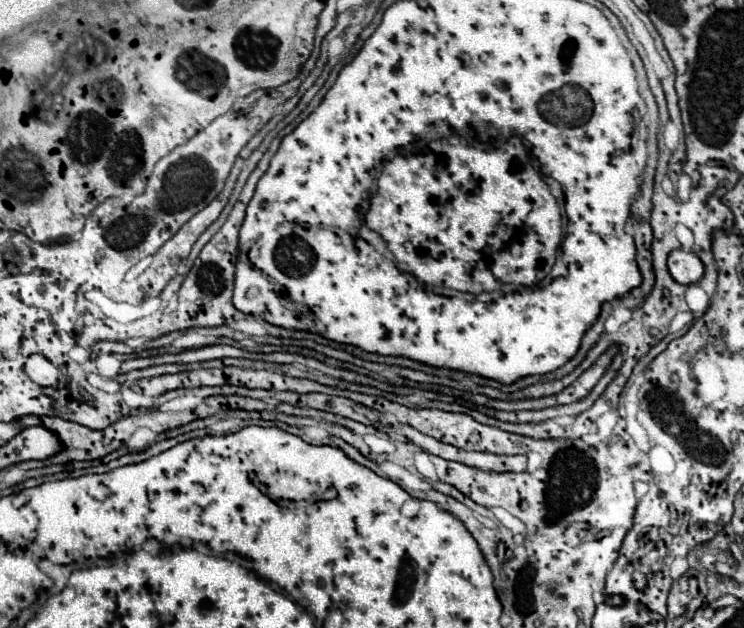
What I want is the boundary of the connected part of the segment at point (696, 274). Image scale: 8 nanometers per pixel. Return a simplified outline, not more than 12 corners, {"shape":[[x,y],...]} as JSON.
{"shape":[[674,249],[668,269],[676,283],[692,285],[704,275],[696,253]]}

